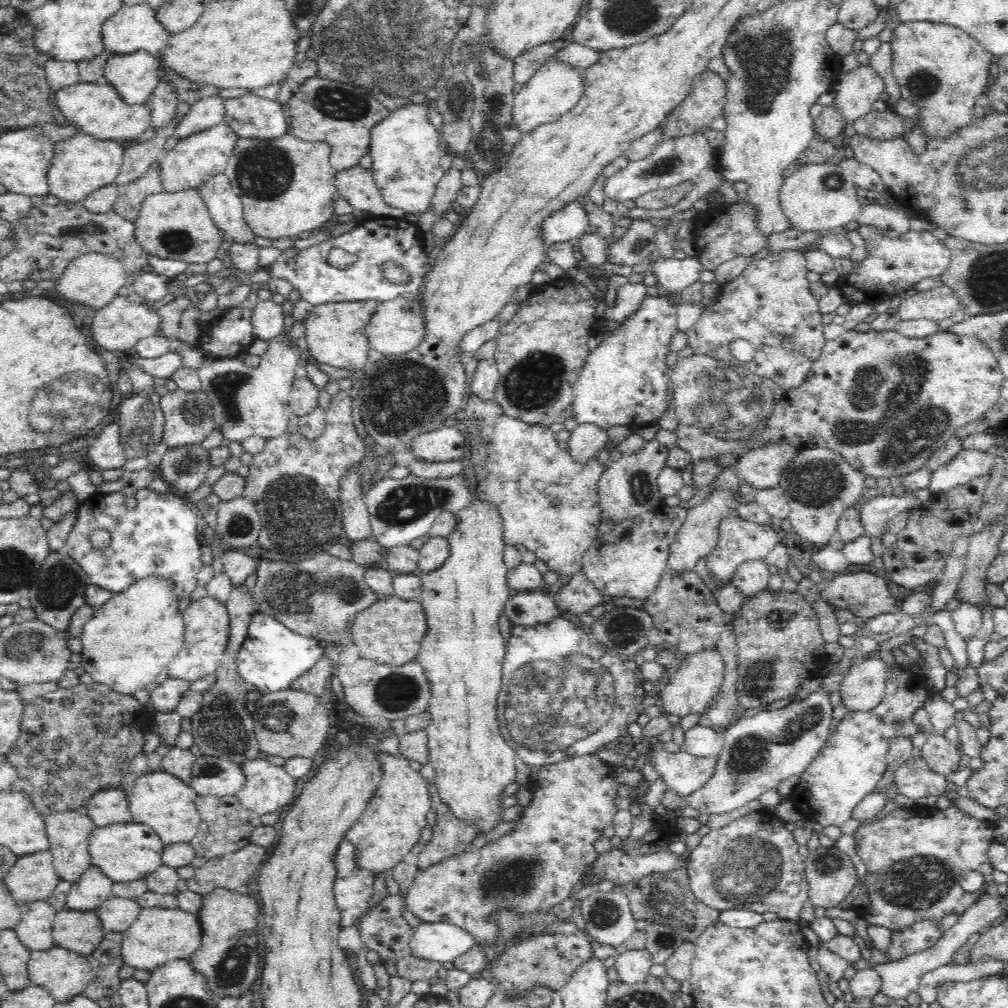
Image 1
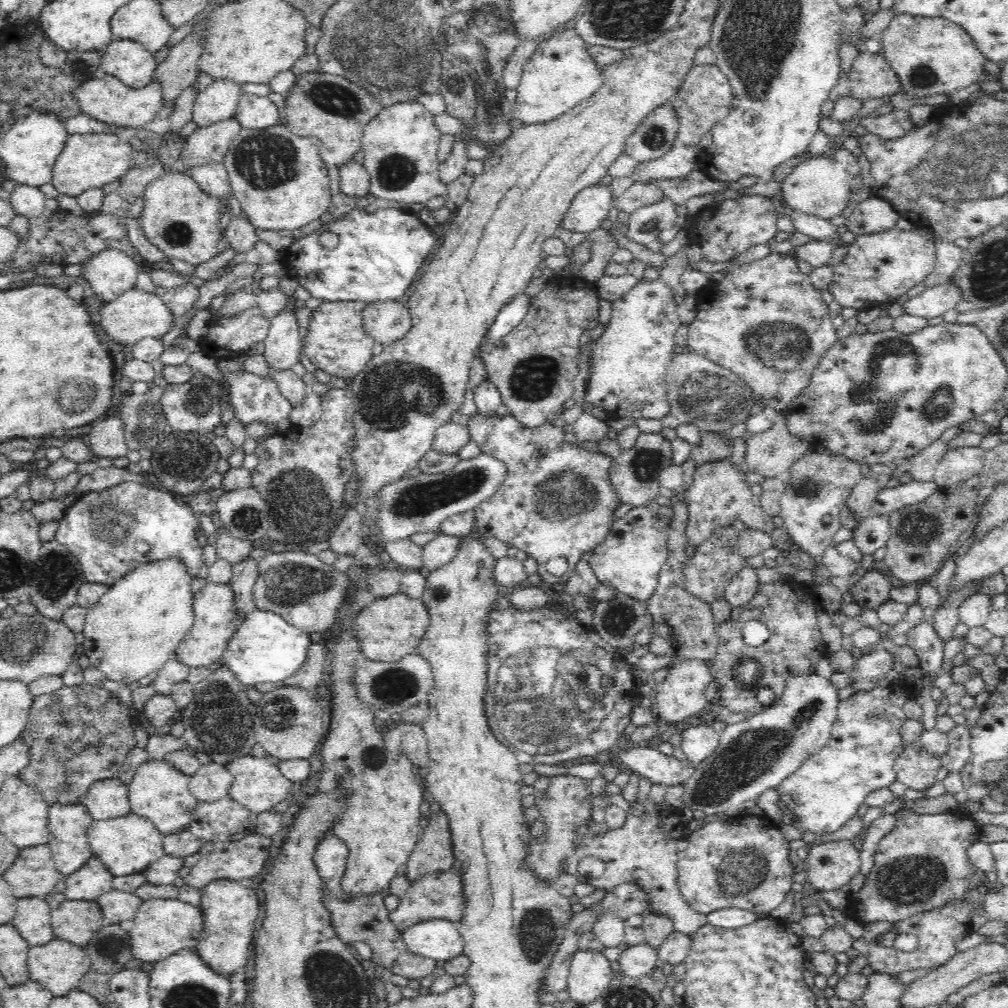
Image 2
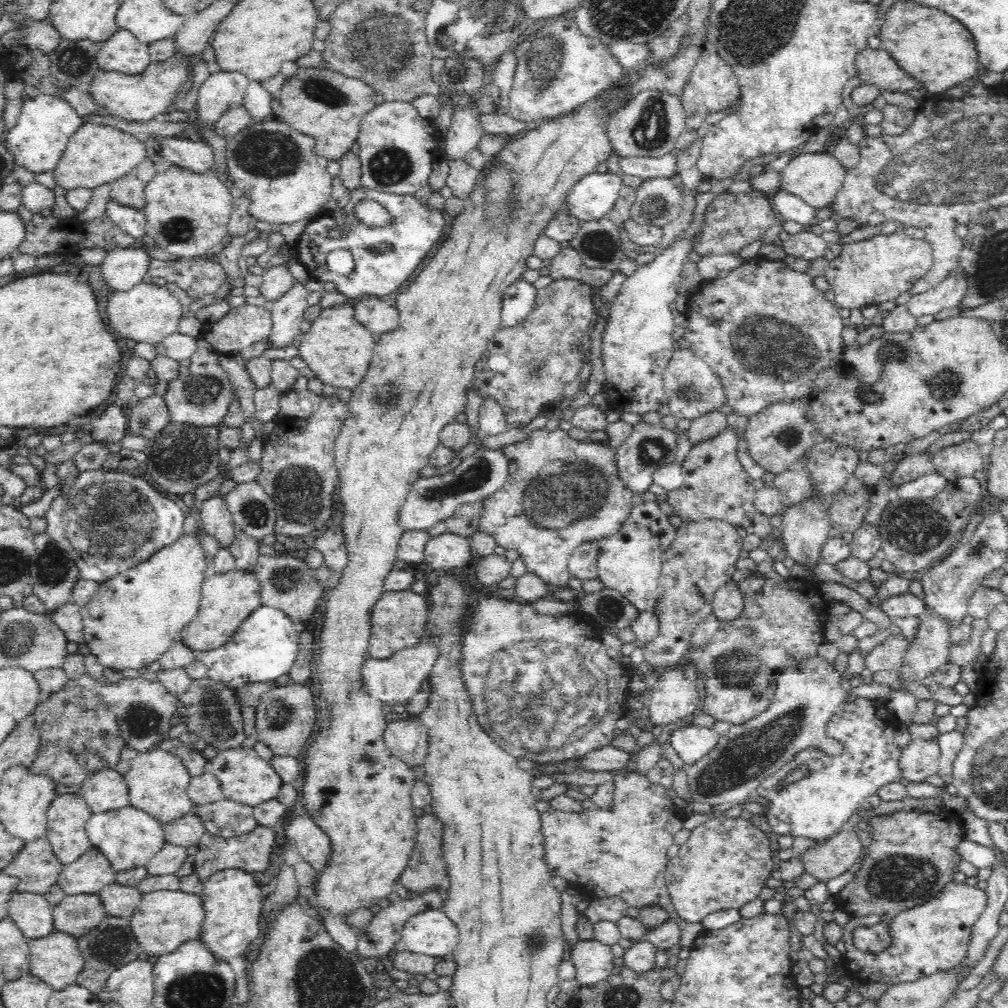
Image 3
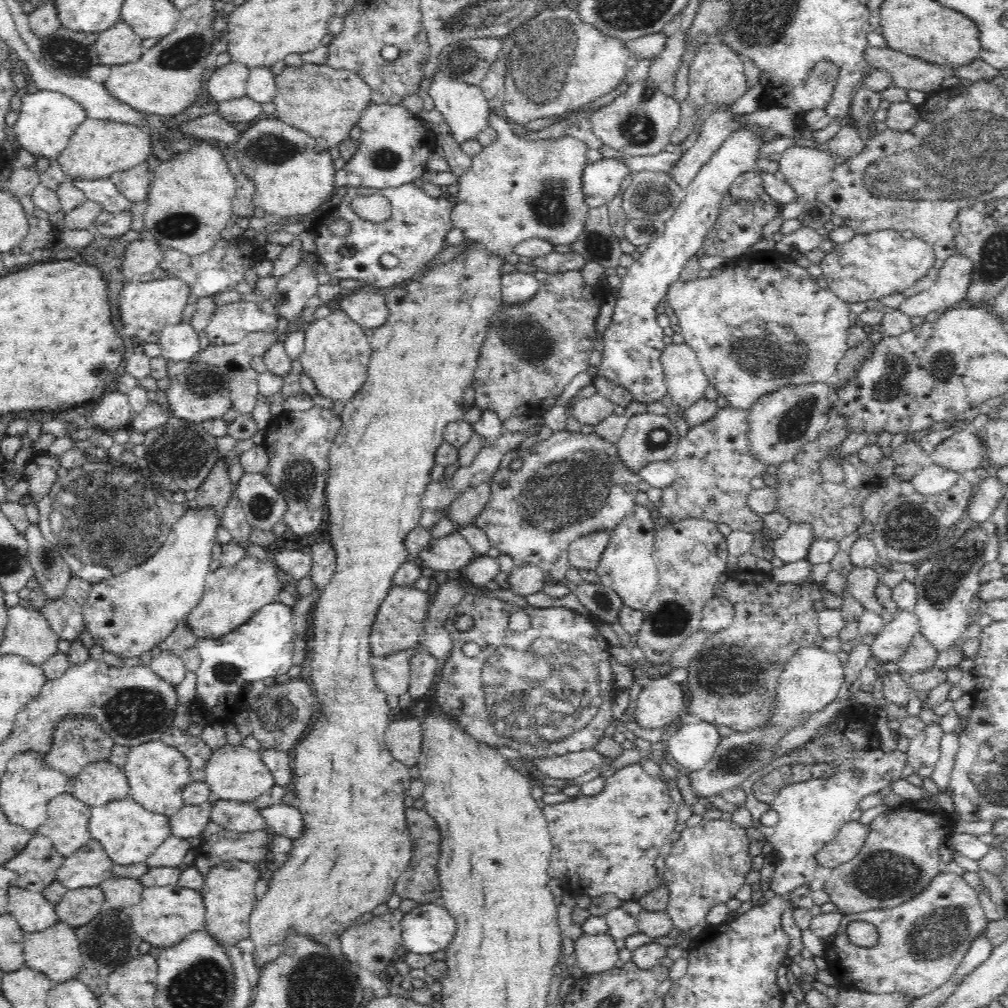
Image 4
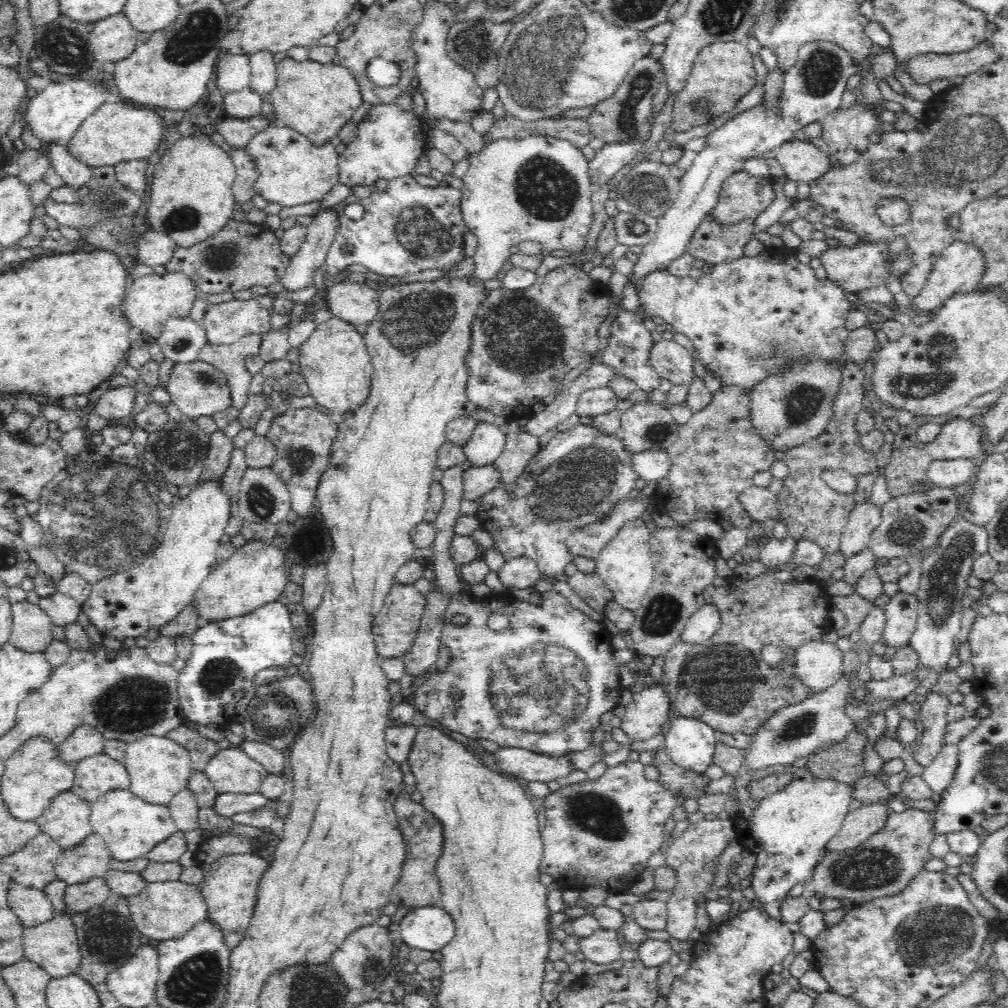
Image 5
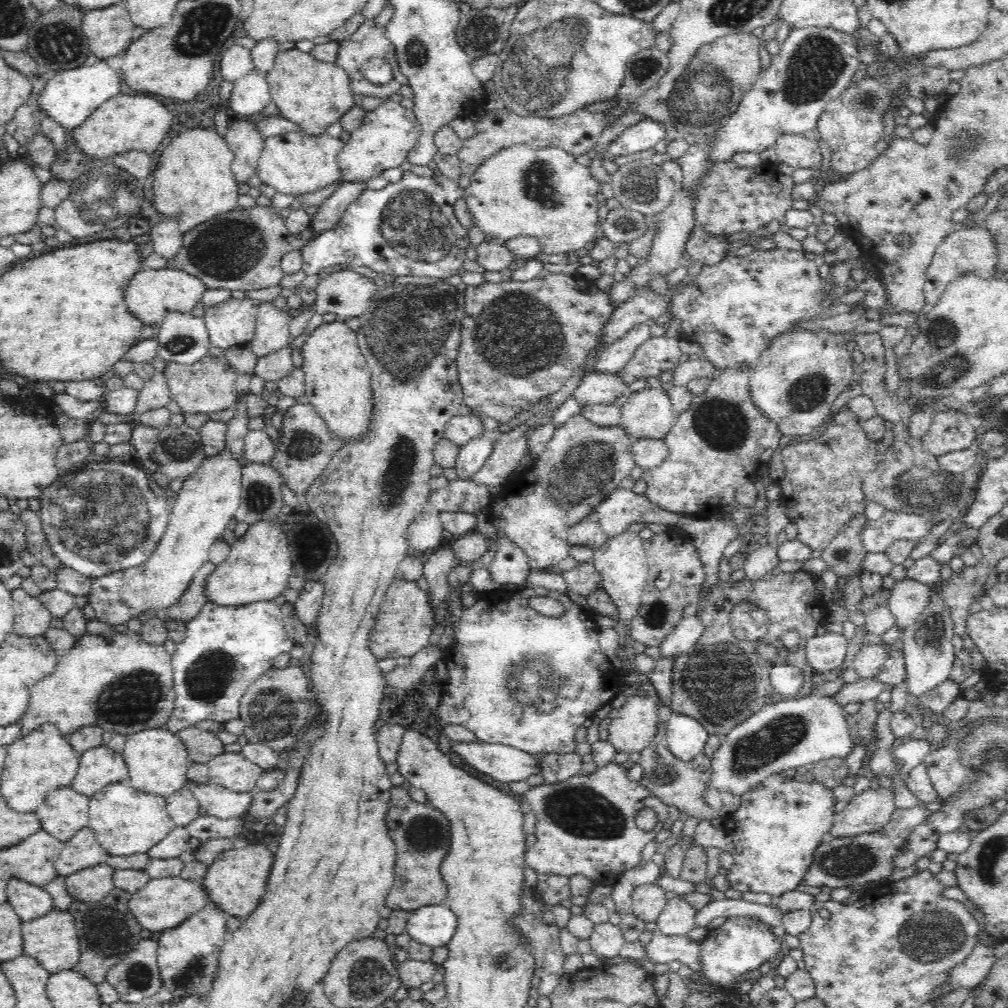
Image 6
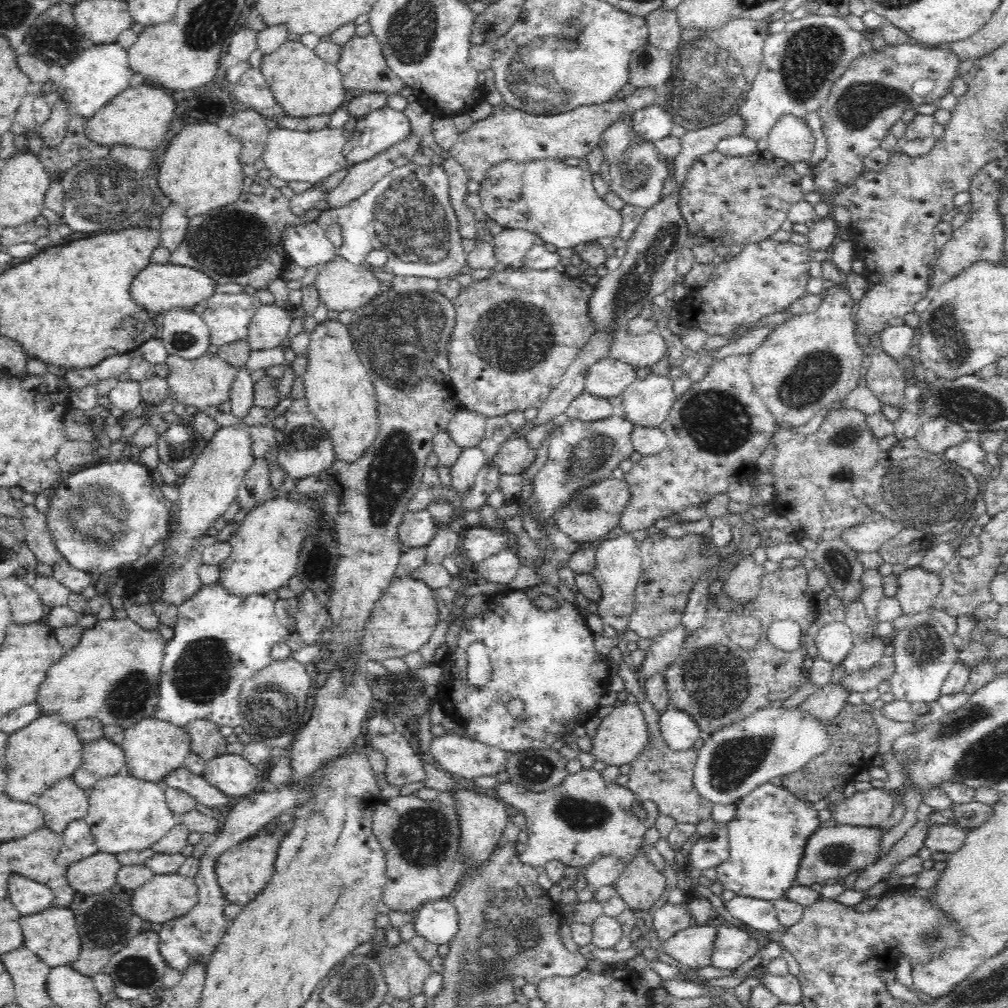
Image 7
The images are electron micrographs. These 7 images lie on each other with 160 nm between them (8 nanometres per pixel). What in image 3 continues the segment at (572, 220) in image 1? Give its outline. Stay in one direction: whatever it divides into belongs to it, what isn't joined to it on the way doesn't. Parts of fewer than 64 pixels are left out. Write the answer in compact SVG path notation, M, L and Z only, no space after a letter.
M594 172L574 185L567 196L567 209L580 223L602 220L614 208L622 187L617 174Z

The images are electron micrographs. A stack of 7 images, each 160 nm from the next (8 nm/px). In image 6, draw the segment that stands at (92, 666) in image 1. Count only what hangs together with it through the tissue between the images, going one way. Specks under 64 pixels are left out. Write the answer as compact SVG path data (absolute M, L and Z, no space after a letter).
M225 452L204 460L202 467L183 481L178 498L171 502L164 536L146 562L138 567L118 570L93 579L89 598L96 618L108 626L128 624L144 612L168 610L184 596L198 576L198 571L210 561L210 548L221 540L228 522L235 518L241 504L242 467Z

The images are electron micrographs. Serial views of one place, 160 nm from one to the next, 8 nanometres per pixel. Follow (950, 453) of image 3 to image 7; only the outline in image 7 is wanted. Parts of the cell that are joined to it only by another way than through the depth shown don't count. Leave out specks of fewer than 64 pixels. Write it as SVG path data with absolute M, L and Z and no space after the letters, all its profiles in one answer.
M949 417L928 418L915 440L923 451L941 456L948 448L959 446L968 438L966 431L958 421Z

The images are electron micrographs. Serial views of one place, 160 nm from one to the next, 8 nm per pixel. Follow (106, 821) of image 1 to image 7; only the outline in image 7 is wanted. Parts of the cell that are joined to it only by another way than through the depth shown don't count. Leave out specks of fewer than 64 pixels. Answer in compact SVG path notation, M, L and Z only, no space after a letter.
M105 736L89 743L82 743L82 746L82 764L72 777L85 791L88 792L108 776L116 776L126 771L122 747Z

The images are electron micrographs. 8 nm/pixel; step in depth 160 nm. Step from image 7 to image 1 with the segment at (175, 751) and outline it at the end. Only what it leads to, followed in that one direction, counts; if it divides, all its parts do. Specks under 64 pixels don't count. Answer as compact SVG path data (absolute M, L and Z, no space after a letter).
M162 770L148 771L135 780L132 790L127 793L131 822L144 824L158 833L165 847L170 844L189 843L196 834L201 821L195 805L197 792L179 778Z

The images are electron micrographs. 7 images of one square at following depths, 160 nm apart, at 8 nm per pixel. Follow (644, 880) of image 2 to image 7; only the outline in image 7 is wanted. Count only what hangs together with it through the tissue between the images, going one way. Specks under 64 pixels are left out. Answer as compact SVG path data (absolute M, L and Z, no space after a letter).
M592 768L569 774L558 786L545 791L534 792L510 780L499 782L492 790L526 816L529 839L519 858L522 864L532 868L557 860L565 867L586 869L598 858L610 856L628 865L640 850L646 832L660 816L654 801L643 801L647 817L643 820L636 817L632 811L636 793L616 781L604 780L602 771Z

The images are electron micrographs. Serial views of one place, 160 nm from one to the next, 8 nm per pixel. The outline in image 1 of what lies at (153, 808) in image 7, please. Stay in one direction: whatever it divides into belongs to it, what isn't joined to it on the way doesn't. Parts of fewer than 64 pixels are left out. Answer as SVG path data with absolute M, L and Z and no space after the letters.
M134 822L114 823L108 827L95 827L89 838L89 853L93 867L101 870L113 883L129 883L145 879L163 864L164 843L156 831Z

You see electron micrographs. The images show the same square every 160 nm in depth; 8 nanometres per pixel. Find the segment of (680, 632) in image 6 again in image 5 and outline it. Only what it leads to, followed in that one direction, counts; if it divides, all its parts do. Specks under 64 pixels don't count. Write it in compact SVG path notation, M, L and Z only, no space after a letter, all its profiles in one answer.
M714 603L705 605L690 616L686 624L686 632L682 632L682 641L688 641L696 647L704 641L710 640L722 626L720 607Z

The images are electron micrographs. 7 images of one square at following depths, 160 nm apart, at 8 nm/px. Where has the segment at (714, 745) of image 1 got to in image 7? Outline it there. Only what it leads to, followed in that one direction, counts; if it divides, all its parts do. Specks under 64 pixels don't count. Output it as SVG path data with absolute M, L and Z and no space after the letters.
M669 704L661 714L660 730L666 744L676 752L692 749L696 740L705 737L702 729L682 710Z

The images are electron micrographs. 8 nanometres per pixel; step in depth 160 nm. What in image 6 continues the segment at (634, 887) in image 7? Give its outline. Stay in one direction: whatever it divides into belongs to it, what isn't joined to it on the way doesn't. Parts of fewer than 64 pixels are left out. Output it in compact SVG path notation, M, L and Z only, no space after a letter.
M656 883L653 884L644 884L639 888L636 888L634 892L632 892L632 908L631 913L634 914L638 919L646 923L655 922L657 923L659 914L664 911L666 907L666 903L669 901L665 897L666 891L658 886Z

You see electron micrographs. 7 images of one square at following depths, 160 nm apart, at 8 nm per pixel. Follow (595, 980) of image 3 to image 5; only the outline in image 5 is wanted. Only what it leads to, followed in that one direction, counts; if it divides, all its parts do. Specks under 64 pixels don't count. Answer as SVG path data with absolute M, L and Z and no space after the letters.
M599 929L591 936L580 938L580 952L585 960L600 966L621 960L621 950L618 934L612 930Z

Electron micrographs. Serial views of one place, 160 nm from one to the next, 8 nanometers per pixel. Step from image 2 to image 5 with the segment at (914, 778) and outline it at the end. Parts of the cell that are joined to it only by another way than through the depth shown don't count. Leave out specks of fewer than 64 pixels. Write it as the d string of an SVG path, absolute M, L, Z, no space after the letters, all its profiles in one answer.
M928 693L921 700L920 722L924 728L912 752L920 766L930 766L944 746L944 736L949 726L947 708L950 705L948 697L941 694Z

